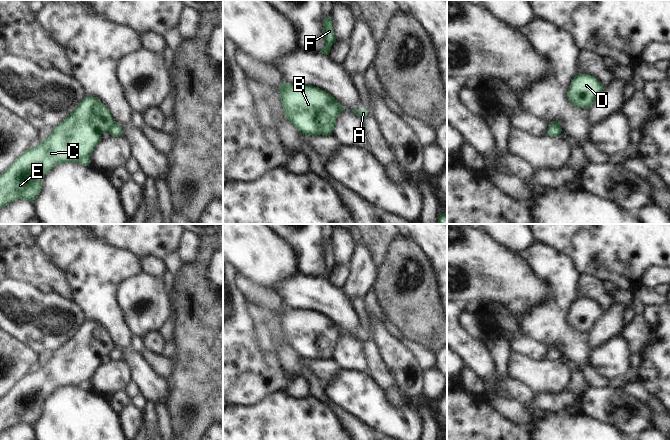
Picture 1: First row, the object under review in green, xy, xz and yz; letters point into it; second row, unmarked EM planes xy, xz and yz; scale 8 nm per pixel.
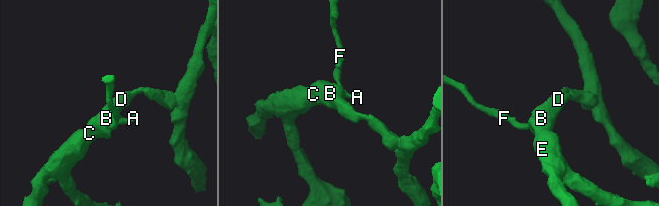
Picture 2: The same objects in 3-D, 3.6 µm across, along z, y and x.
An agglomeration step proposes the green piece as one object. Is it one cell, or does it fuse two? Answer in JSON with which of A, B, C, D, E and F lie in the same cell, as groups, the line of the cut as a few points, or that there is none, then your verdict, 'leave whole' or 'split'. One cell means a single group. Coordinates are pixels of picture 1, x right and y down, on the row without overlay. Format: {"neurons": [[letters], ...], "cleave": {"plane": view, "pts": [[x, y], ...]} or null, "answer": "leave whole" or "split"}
{"neurons": [["A", "F"], ["B", "C", "D", "E"]], "cleave": {"plane": "xy", "pts": [[115, 347], [108, 354]]}, "answer": "split"}

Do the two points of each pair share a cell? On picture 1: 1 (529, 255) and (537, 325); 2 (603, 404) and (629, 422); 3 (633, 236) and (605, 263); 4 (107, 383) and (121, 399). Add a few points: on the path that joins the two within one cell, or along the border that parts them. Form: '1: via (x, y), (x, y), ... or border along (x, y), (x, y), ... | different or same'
1: via (547, 272), (557, 282), (557, 305), (555, 307) | same
2: via (609, 405), (612, 405), (623, 416) | same
3: via (626, 242), (612, 256) | same
4: border along (123, 389), (111, 395) | different

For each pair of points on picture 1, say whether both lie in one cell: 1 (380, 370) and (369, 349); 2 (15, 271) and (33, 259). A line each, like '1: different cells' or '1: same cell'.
1: same cell
2: same cell

